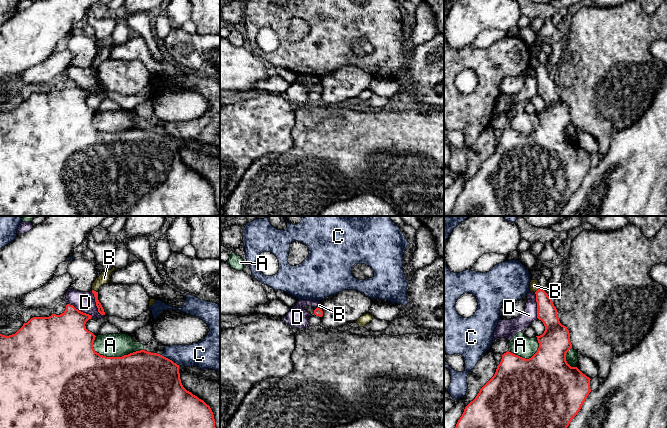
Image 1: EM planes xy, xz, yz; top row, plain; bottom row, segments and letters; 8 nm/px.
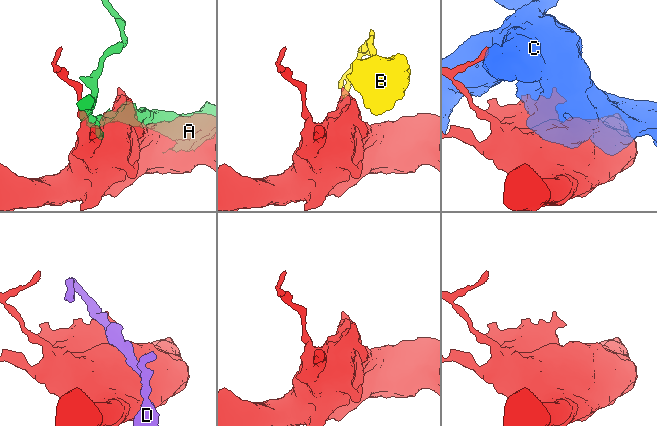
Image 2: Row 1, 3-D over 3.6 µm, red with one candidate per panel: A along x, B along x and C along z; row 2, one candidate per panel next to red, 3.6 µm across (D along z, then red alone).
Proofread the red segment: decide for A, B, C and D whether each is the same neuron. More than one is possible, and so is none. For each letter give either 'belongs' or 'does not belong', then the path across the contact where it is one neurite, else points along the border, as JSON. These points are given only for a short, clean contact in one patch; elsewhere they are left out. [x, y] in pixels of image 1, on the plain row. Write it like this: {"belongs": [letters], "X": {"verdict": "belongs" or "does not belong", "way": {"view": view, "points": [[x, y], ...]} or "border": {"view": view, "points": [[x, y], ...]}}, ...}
{"belongs": [], "A": {"verdict": "does not belong"}, "B": {"verdict": "does not belong", "border": {"view": "xy", "points": [[92, 65], [97, 68]]}}, "C": {"verdict": "does not belong"}, "D": {"verdict": "does not belong"}}

